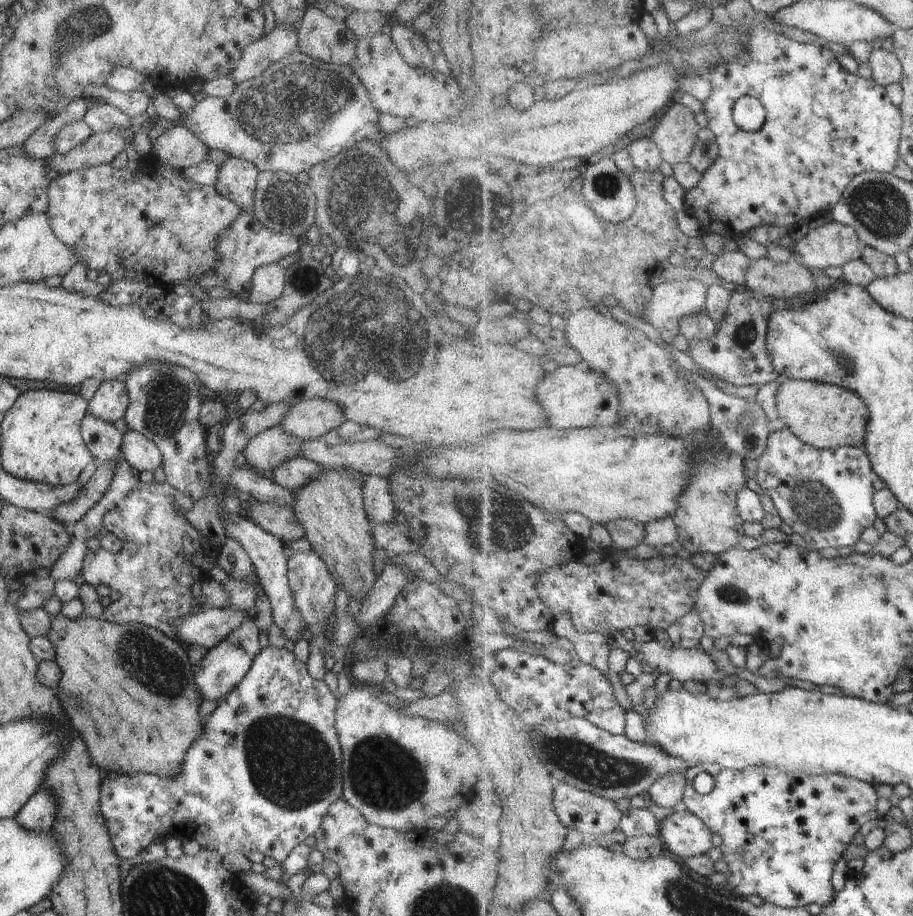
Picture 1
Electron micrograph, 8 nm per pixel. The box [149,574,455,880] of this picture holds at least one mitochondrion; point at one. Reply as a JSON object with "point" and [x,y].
{"point":[291,764]}

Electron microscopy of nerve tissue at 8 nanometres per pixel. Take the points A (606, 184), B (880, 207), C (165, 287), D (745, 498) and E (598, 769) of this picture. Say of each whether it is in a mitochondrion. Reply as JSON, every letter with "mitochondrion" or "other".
{"A":"mitochondrion","B":"mitochondrion","C":"other","D":"other","E":"mitochondrion"}

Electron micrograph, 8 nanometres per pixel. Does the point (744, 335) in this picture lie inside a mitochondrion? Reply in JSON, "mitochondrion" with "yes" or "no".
{"mitochondrion":"yes"}

